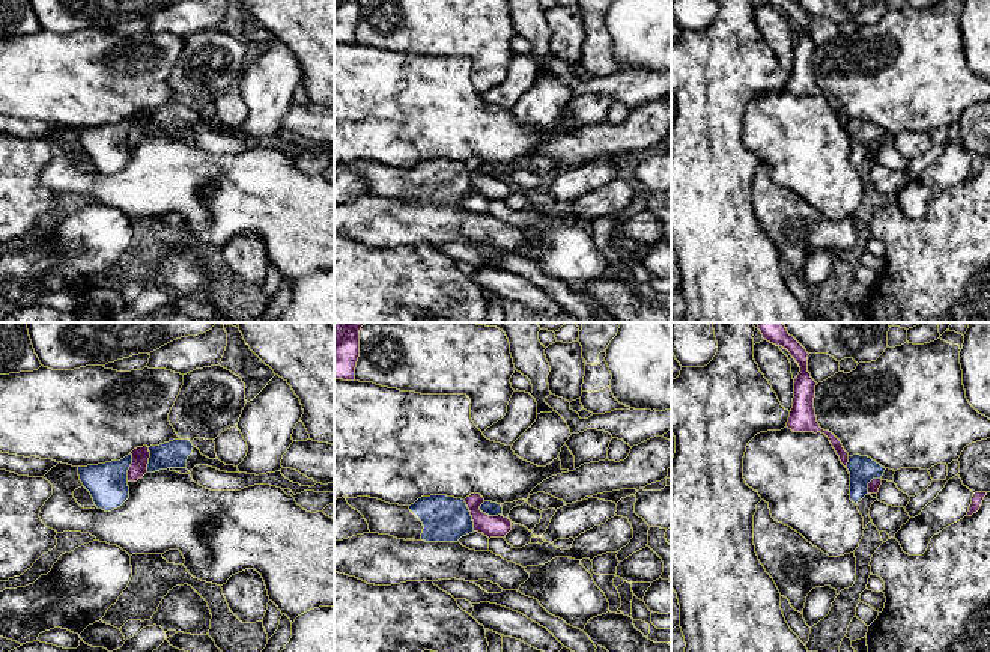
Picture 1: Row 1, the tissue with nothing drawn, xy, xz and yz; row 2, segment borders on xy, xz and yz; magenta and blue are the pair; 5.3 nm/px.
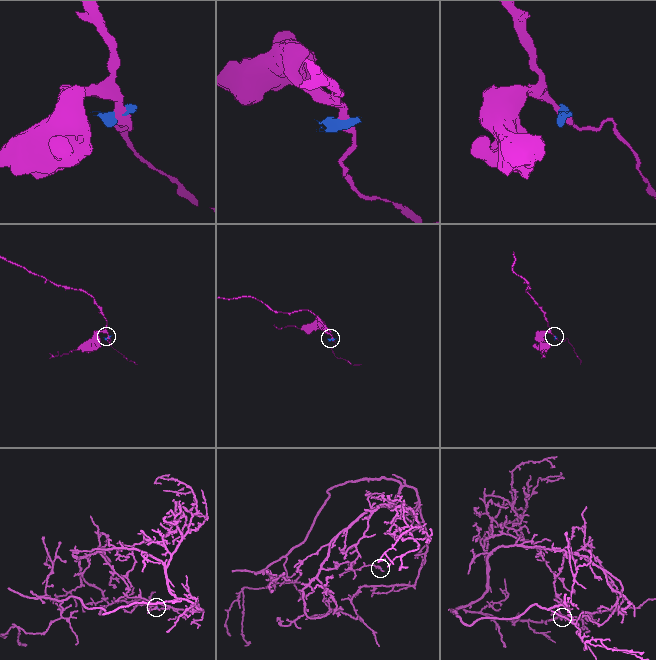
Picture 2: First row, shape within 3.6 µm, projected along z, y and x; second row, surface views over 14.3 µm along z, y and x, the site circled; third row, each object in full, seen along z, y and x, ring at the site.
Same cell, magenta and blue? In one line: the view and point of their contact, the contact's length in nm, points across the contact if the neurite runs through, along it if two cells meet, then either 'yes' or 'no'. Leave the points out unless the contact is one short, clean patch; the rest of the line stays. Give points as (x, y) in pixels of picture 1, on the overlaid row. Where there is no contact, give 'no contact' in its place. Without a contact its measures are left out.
contact xz (471, 515); length 180 nm; border xz (464, 500), (474, 530); no

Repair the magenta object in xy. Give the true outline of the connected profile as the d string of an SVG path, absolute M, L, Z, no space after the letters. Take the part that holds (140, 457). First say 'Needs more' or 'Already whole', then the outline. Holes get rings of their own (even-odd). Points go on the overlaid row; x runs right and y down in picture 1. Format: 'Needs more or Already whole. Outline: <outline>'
Already whole. Outline: M147 446L137 447L131 452L132 464L128 470L128 482L137 482L147 473L150 452Z

